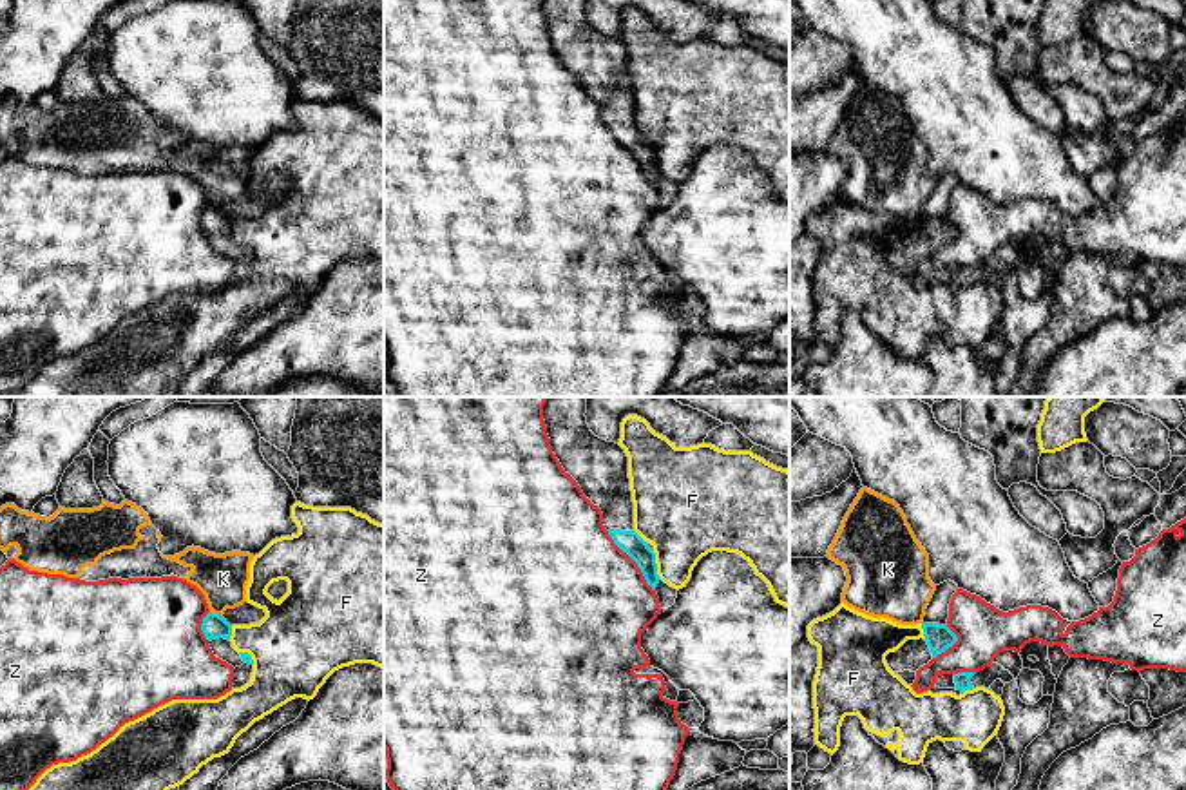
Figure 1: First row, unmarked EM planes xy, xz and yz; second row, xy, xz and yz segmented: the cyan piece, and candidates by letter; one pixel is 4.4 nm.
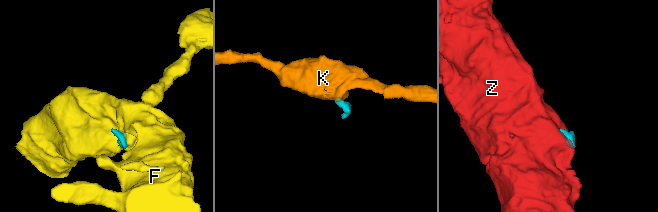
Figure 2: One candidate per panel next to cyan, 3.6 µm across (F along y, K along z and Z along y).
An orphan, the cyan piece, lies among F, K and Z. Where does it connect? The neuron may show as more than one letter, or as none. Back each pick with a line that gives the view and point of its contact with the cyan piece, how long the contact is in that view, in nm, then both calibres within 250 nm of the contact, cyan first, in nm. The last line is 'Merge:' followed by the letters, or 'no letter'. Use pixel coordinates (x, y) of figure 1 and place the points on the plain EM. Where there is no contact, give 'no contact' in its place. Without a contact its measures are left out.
Merge: no letter

